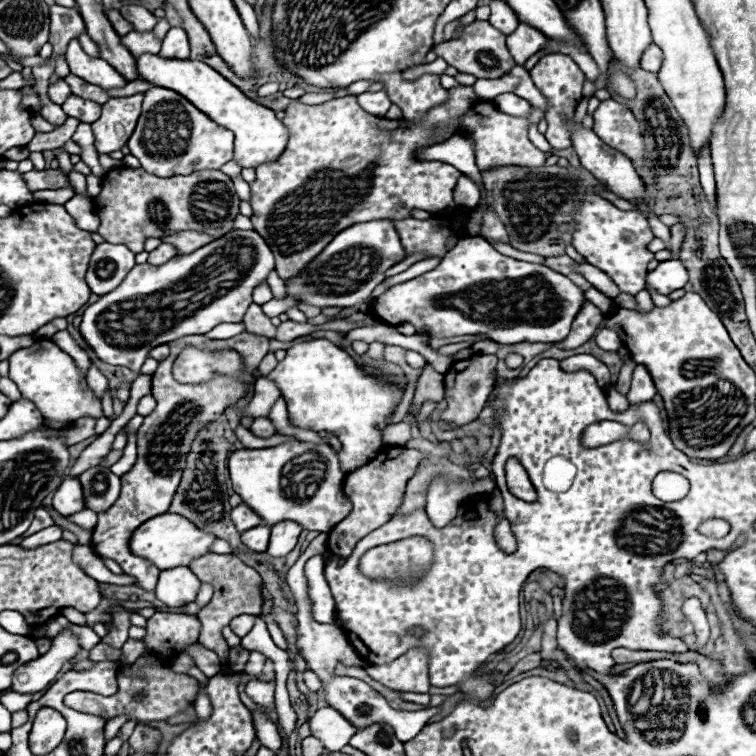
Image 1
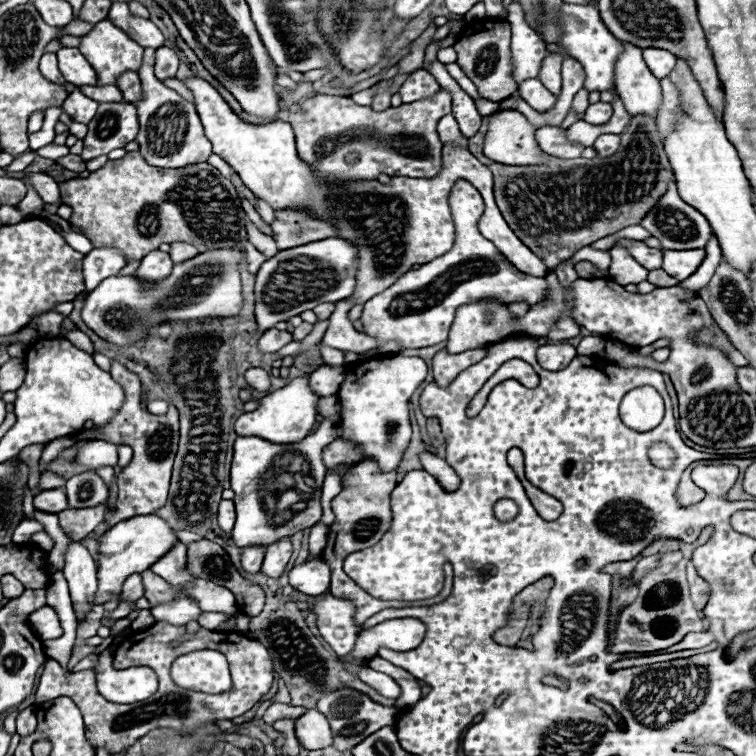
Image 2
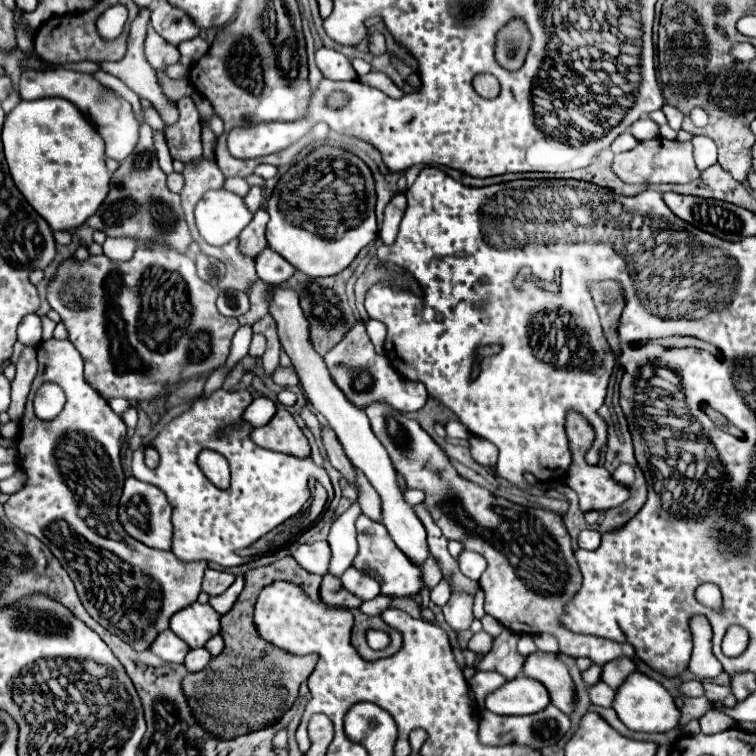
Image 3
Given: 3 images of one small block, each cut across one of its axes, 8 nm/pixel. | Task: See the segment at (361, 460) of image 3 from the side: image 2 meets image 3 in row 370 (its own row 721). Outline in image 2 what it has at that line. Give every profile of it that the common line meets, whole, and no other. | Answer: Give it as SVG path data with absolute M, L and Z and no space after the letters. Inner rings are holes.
M306 710L296 720L296 738L304 744L306 750L324 750L332 746L332 730L322 712Z

